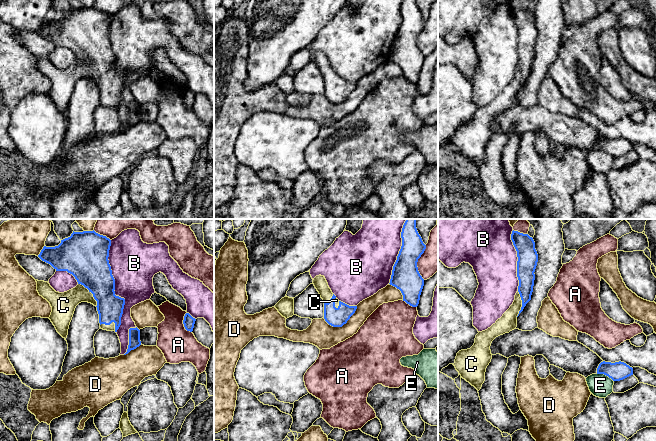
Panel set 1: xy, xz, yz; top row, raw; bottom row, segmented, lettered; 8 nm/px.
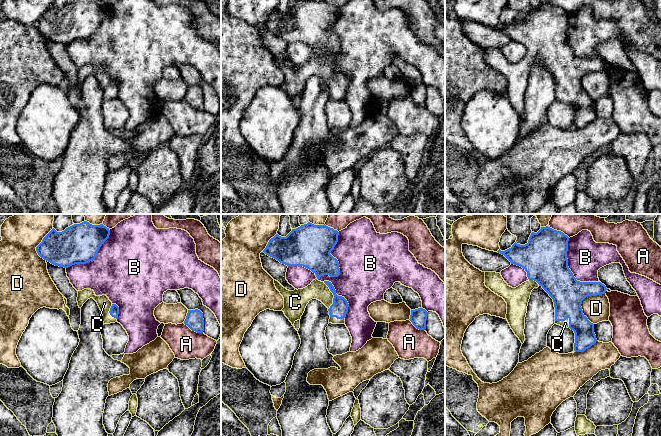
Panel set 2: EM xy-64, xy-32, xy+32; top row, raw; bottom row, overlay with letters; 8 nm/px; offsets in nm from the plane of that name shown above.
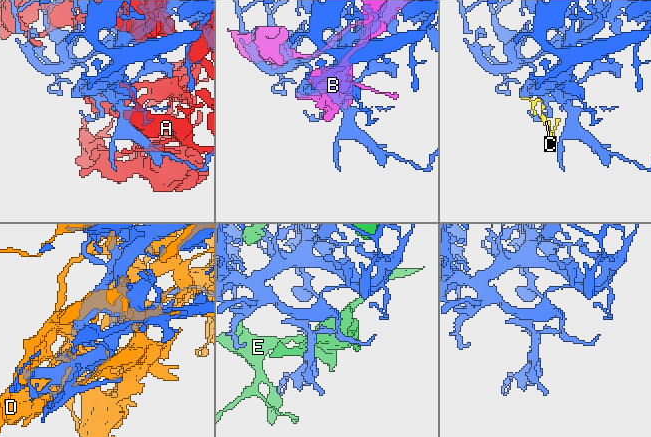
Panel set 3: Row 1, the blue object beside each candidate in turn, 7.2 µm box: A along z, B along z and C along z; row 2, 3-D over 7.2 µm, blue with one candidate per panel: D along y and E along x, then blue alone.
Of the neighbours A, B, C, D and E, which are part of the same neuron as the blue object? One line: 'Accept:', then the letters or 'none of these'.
Accept: C

